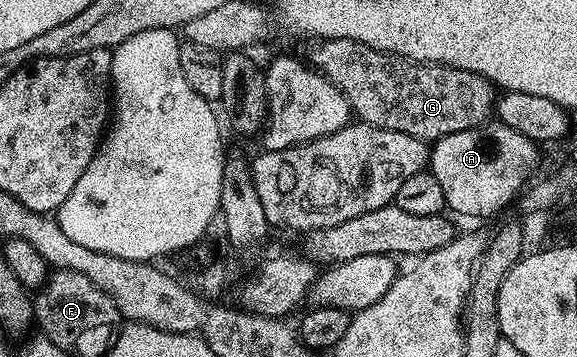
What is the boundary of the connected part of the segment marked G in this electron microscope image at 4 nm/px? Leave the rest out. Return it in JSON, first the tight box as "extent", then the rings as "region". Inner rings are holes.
{"extent":[306,38,497,142],"region":[[[327,38],[310,41],[307,45],[306,61],[326,75],[350,101],[354,115],[373,127],[389,131],[404,132],[426,142],[452,135],[455,132],[469,131],[484,125],[494,113],[497,90],[494,83],[479,73],[452,66],[439,66],[435,63],[415,63],[411,59],[398,57],[393,53],[369,48],[359,41],[344,38]]]}

